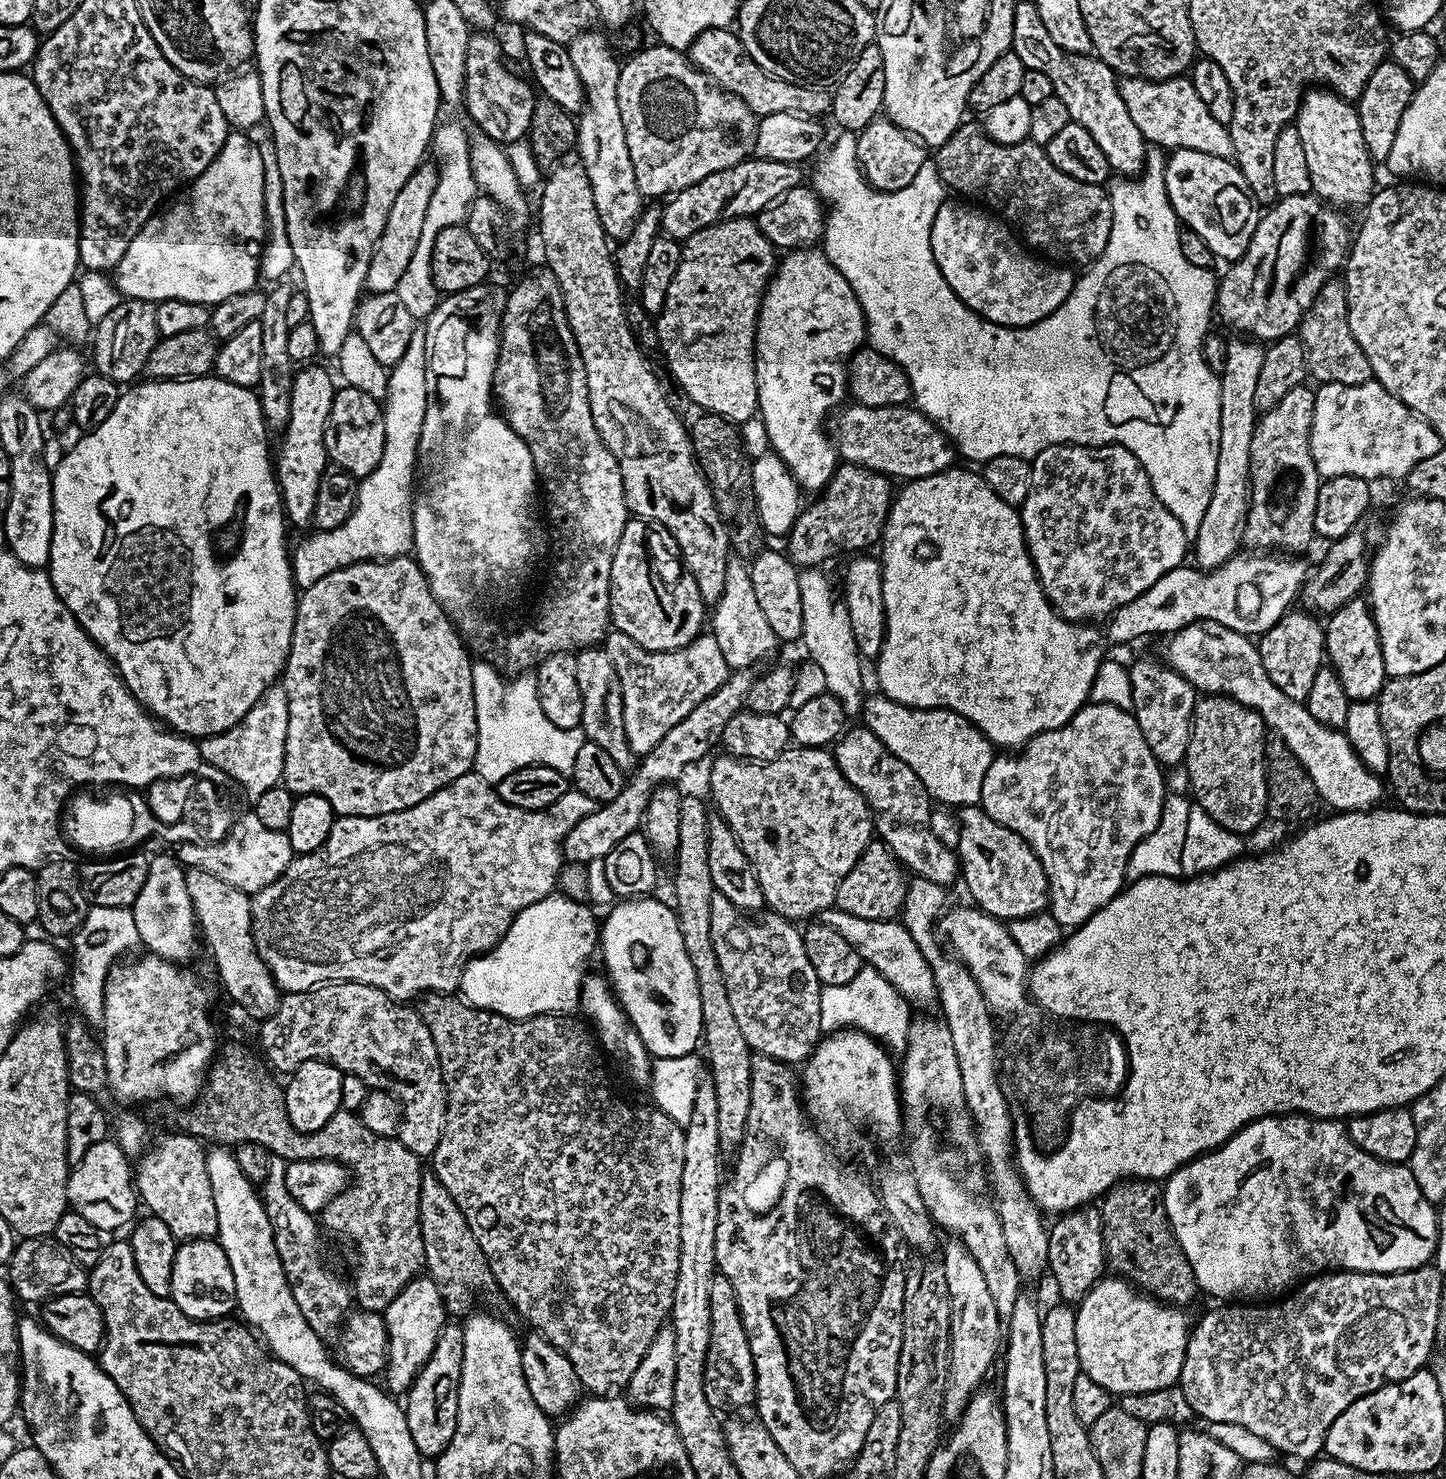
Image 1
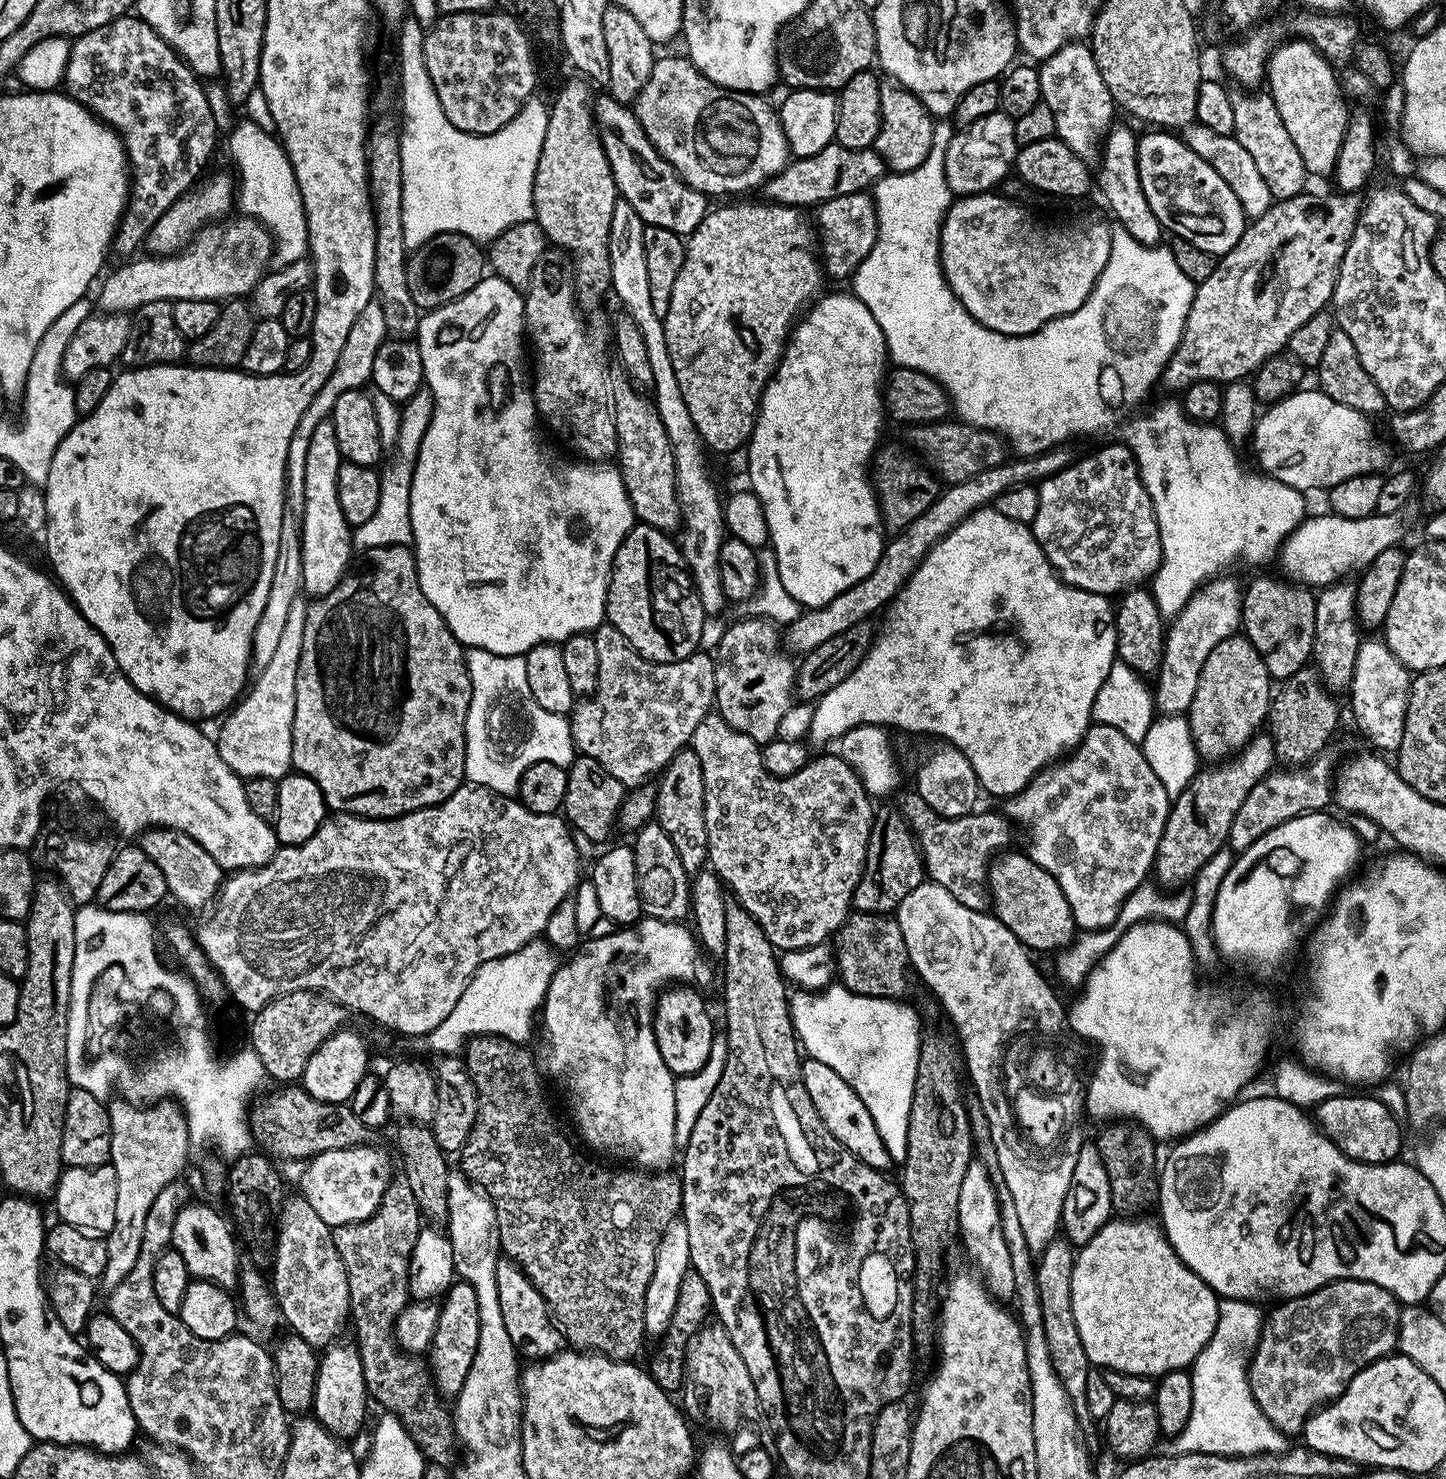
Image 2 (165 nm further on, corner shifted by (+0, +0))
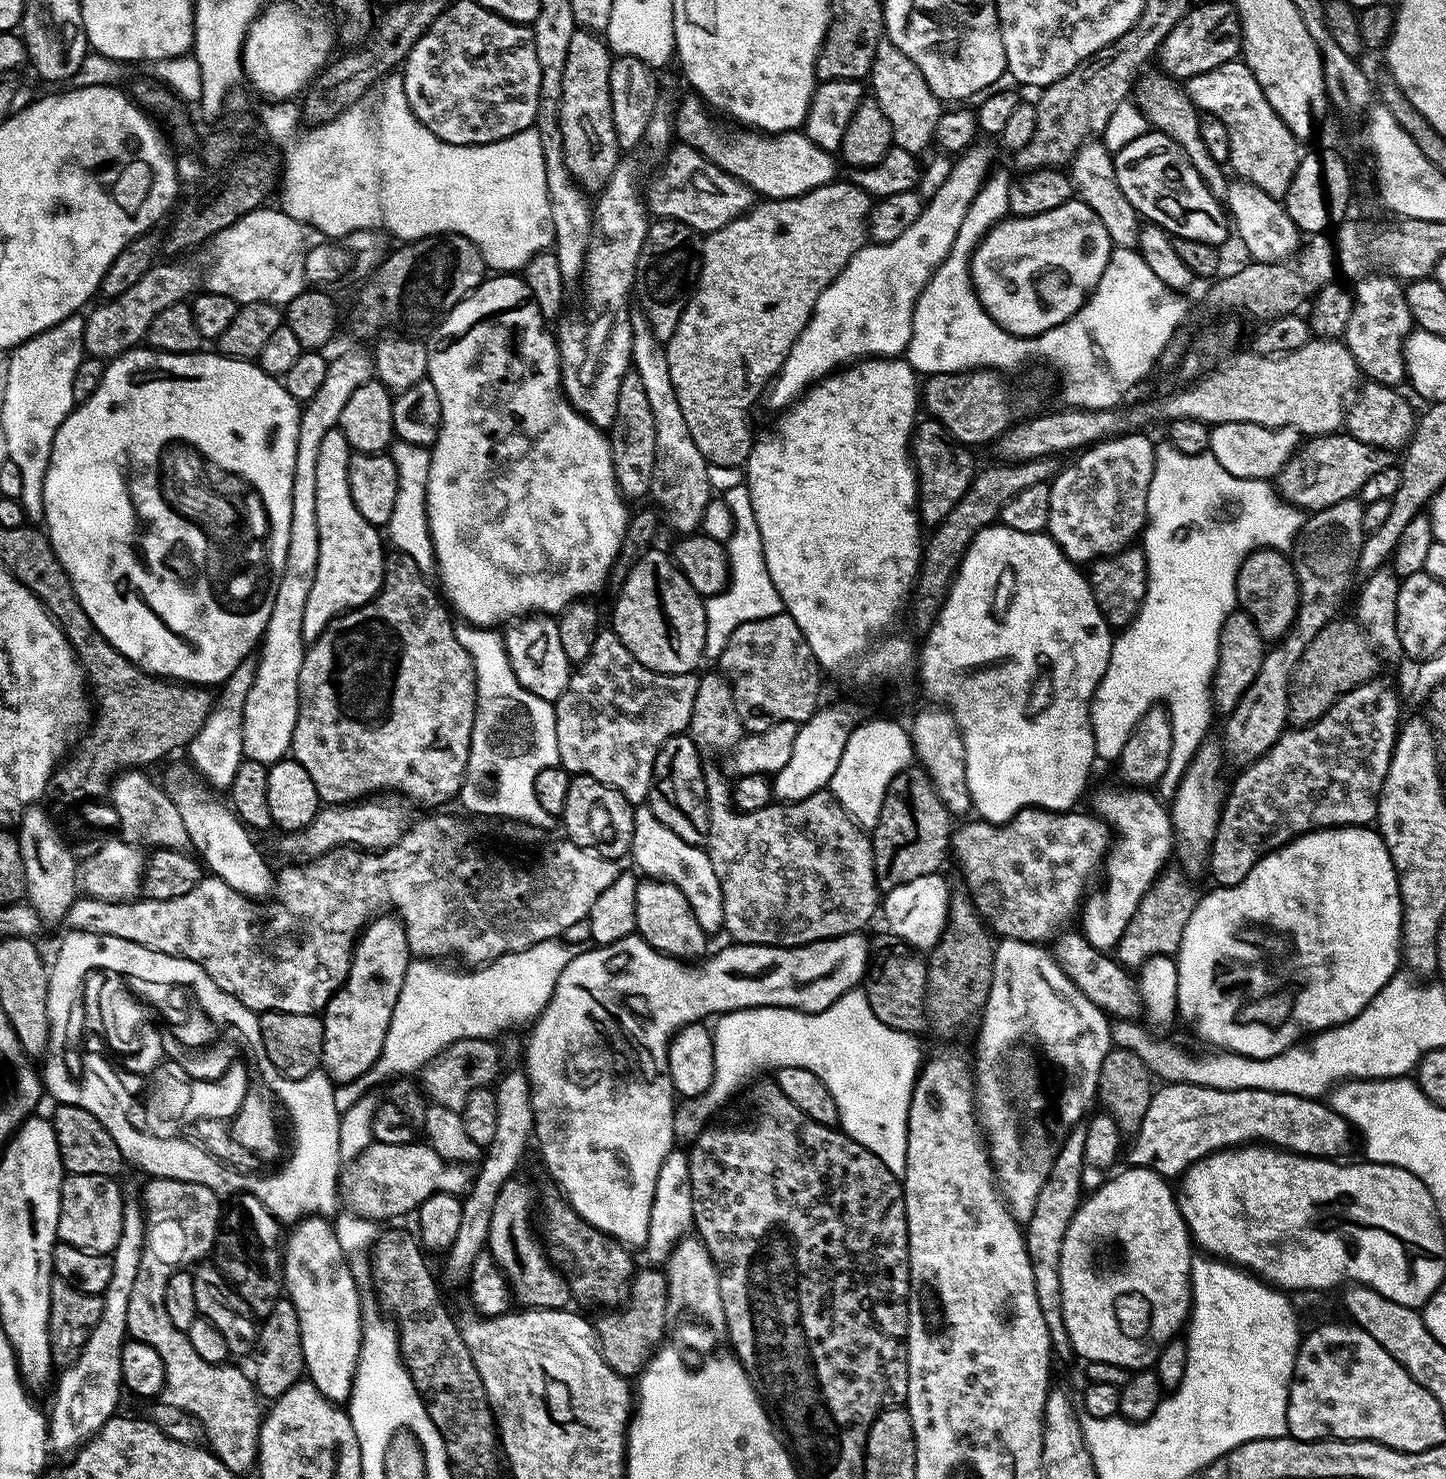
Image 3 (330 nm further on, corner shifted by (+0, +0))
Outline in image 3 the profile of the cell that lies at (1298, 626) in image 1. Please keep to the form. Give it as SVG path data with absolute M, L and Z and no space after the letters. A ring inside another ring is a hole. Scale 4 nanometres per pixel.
M1269 546L1250 553L1242 562L1236 579L1237 605L1250 614L1250 618L1254 618L1254 626L1266 642L1280 640L1291 630L1300 605L1296 565L1280 552L1283 551L1279 547Z

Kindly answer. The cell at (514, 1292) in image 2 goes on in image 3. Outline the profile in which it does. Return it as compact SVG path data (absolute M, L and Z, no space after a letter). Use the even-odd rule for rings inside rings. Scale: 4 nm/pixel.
M520 1179L507 1180L502 1186L502 1190L498 1190L498 1198L494 1201L494 1214L490 1218L486 1251L492 1255L494 1262L498 1262L502 1274L508 1280L508 1285L512 1287L512 1294L517 1305L524 1308L567 1309L569 1307L568 1300L573 1299L572 1291L560 1269L548 1259L548 1253L537 1229L536 1232L532 1229L532 1188L526 1181Z

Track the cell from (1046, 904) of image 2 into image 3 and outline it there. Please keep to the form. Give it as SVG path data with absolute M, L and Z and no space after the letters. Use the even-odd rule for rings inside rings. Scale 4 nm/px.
M1065 930L1058 935L1050 951L1062 966L1064 972L1076 986L1102 1009L1117 1020L1139 1021L1144 1012L1144 1002L1140 998L1140 986L1133 973L1117 962L1107 951L1090 946L1083 931Z

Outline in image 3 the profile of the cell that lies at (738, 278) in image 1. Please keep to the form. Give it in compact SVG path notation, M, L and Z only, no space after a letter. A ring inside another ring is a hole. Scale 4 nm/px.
M837 178L831 184L810 190L801 196L794 198L782 198L781 200L761 199L752 205L748 212L734 218L728 225L722 226L716 232L705 235L702 240L700 254L700 281L696 283L696 291L688 300L686 310L678 322L678 330L666 342L668 365L670 366L670 378L674 382L674 390L678 394L678 406L682 406L682 414L686 418L686 427L690 430L690 438L698 450L707 458L709 465L716 468L736 468L747 465L748 455L752 452L754 435L752 436L752 407L761 403L762 397L769 391L770 385L775 380L780 368L786 362L794 342L802 334L802 330L810 322L812 311L816 308L818 298L830 282L850 262L850 258L866 243L868 230L868 217L872 215L874 207L873 197L866 190L859 188L857 184L847 179Z

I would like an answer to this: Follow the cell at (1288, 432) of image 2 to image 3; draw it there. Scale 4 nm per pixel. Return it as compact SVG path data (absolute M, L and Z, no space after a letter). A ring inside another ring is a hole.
M1226 422L1215 425L1208 434L1208 452L1222 466L1238 478L1271 481L1286 466L1302 443L1301 433L1292 428L1267 428L1250 422Z

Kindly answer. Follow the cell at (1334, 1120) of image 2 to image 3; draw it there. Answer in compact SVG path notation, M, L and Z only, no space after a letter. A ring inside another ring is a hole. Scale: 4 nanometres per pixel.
M1165 1083L1157 1087L1150 1098L1150 1106L1140 1123L1140 1129L1131 1137L1132 1140L1132 1160L1131 1163L1138 1168L1149 1168L1165 1178L1179 1178L1183 1176L1184 1171L1196 1160L1206 1158L1212 1152L1223 1152L1225 1148L1235 1148L1259 1142L1274 1148L1282 1148L1286 1152L1295 1152L1298 1156L1314 1156L1317 1158L1340 1158L1343 1152L1348 1152L1352 1148L1352 1136L1354 1140L1354 1129L1352 1125L1333 1110L1331 1103L1325 1102L1320 1098L1311 1096L1295 1096L1294 1094L1282 1094L1281 1092L1271 1092L1270 1090L1214 1090L1206 1086L1194 1086L1193 1084L1170 1084Z

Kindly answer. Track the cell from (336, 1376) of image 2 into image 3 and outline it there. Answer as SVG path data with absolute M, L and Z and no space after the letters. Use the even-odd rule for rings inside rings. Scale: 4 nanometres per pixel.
M305 1216L303 1220L291 1225L292 1233L287 1233L282 1244L282 1263L284 1266L284 1288L286 1299L298 1310L298 1326L302 1330L302 1354L307 1379L328 1400L337 1406L347 1405L352 1396L354 1374L364 1333L364 1313L361 1285L356 1283L352 1265L342 1250L336 1237L336 1229L331 1219L322 1216Z

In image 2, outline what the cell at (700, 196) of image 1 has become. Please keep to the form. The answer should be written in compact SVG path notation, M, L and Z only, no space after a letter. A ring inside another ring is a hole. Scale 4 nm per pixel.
M830 143L818 154L801 156L788 161L788 167L774 174L762 185L763 199L774 204L791 204L801 210L807 204L819 206L830 198L842 198L846 194L868 192L885 176L884 159L877 154L875 147L850 150L838 143Z

